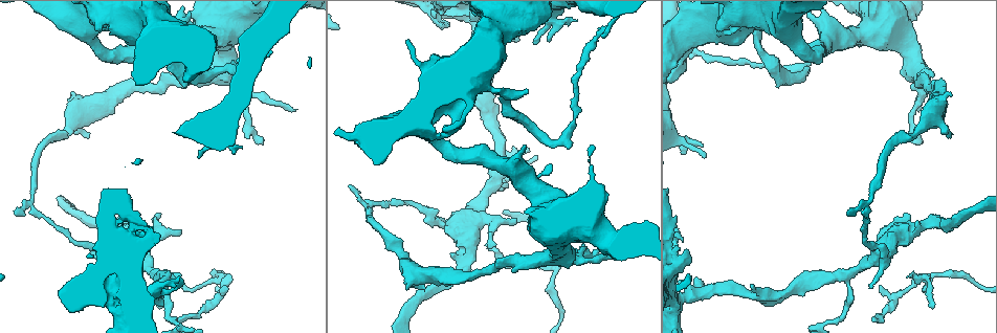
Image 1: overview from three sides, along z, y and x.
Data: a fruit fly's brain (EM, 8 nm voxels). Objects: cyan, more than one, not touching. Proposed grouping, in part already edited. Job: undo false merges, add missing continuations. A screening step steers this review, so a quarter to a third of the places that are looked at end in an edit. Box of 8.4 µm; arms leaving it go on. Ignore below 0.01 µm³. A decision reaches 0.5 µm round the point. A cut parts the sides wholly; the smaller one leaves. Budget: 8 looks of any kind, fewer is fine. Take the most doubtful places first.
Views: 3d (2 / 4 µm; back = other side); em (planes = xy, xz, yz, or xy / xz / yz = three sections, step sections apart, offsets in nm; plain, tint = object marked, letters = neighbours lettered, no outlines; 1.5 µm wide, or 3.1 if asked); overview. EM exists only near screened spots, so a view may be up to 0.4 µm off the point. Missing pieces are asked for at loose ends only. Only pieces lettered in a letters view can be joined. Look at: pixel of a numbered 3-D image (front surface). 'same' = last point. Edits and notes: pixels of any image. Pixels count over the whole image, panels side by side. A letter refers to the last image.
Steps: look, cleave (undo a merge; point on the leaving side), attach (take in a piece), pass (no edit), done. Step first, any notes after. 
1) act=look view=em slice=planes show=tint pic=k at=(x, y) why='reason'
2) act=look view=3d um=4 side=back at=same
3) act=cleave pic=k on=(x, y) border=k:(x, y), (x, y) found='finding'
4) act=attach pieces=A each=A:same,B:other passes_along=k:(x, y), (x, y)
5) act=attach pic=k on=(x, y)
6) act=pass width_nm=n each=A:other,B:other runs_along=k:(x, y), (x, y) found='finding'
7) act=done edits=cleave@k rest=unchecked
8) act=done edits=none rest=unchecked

act=look view=em slice=planes show=letters pic=1 at=(871, 287)

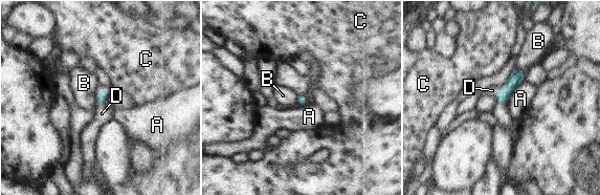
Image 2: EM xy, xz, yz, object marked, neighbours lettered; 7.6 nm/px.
act=attach pieces=D each=A:other,B:other,C:other,D:same passes_along=2:(102, 95), (96, 99), (102, 113) found='the neuron continues'

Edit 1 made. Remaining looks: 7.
act=look view=em slice=planes show=letters pic=1 at=(702, 282) why='branch stops here'

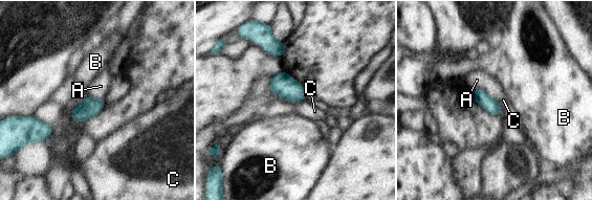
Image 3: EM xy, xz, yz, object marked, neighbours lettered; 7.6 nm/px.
act=pass each=A:other,B:other,C:other border=3:(474, 88), (484, 90), (499, 103) found='none of them fits'

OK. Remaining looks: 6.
act=look view=em slice=planes show=letters pic=1 at=(925, 281) why='sharp bend'

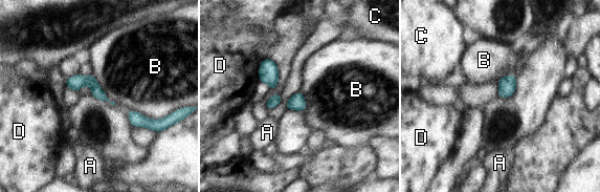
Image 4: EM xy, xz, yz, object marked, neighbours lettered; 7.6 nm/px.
act=pass width_nm=90 each=A:other,B:other,C:other,D:other found='all the same neuron'

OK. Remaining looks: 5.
act=done edits=attach@2 rest=unchecked

